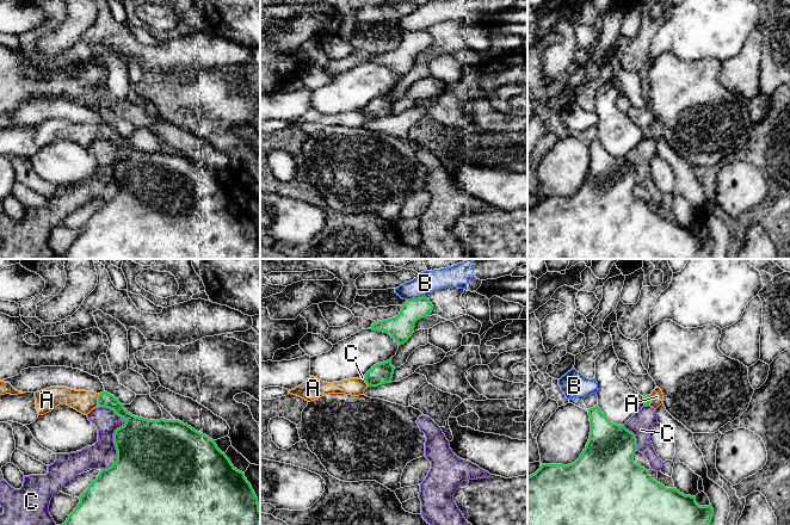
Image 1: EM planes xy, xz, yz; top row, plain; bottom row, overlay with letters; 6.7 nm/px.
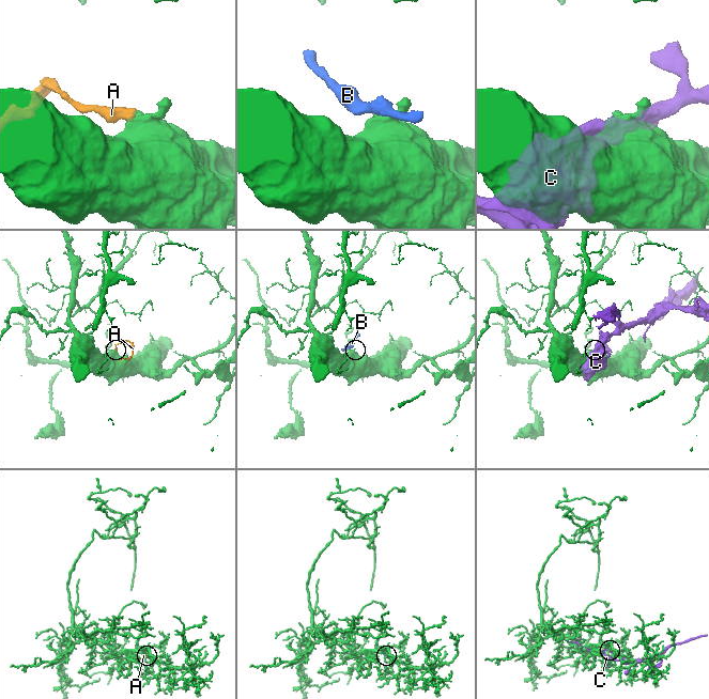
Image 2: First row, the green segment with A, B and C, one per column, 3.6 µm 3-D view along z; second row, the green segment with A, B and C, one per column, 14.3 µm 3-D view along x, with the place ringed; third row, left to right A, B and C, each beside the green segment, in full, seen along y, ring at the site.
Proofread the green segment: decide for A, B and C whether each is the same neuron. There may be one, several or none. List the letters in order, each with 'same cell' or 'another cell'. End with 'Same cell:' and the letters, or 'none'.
A: same cell
B: another cell
C: another cell
Same cell: A

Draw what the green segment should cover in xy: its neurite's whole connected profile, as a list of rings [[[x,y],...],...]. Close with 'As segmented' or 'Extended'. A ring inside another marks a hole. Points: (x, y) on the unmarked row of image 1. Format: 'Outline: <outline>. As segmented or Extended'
Outline: [[[50,119],[35,125],[36,142],[44,148],[60,137],[67,137],[87,148],[95,140],[112,142],[125,156],[113,166],[117,193],[101,202],[97,211],[79,229],[80,235],[63,259],[260,259],[258,230],[245,210],[222,185],[215,173],[179,153],[148,153],[129,146],[124,137],[107,124],[74,123]]]. Extended

